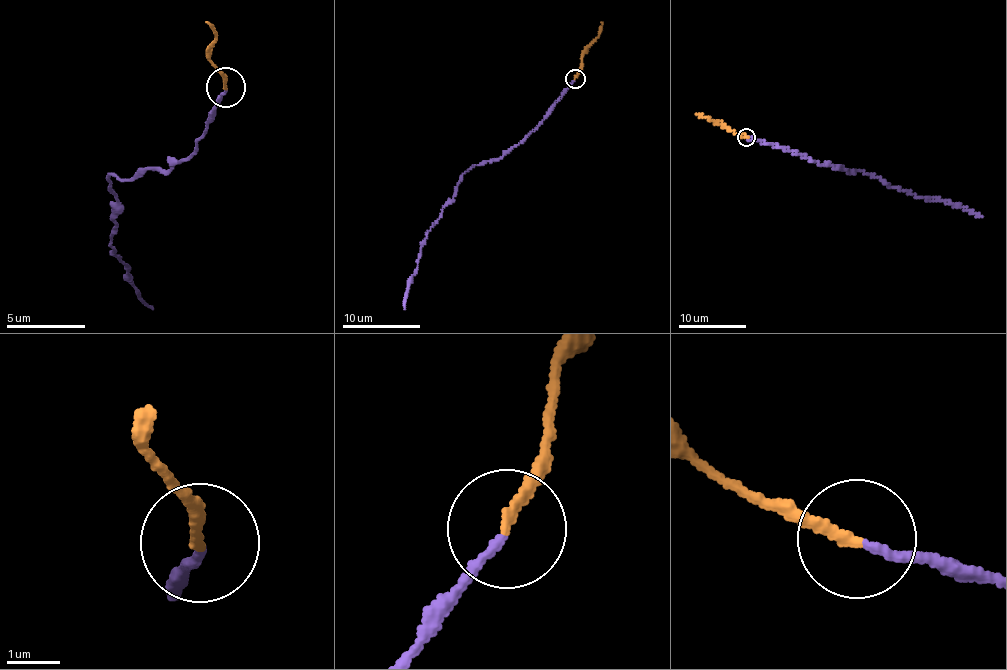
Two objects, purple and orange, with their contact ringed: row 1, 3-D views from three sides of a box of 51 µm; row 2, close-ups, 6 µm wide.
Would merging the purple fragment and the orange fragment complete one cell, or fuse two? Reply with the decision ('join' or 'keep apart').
keep apart

